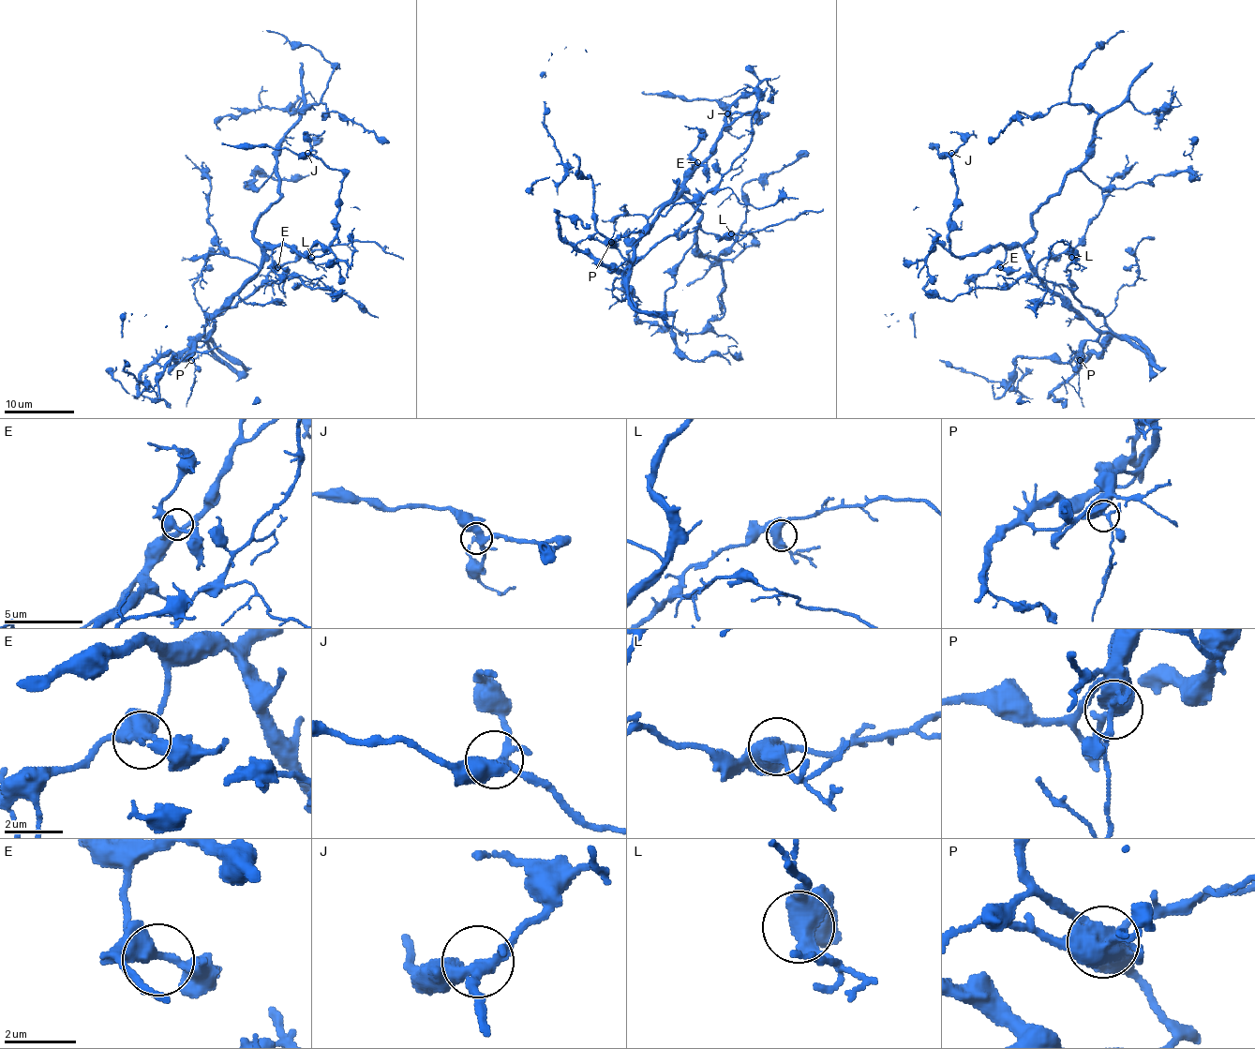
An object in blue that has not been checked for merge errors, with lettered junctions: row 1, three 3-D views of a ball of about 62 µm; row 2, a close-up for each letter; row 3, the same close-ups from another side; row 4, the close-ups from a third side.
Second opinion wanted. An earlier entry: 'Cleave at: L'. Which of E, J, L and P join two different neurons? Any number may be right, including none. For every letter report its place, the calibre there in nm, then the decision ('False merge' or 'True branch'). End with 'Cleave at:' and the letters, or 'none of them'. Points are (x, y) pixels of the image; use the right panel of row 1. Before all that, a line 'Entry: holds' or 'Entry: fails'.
Entry: fails
E: Place: (1000, 267). Thickness 340 nm. True branch
J: Place: (951, 153). Thickness 360 nm. True branch
L: Place: (1071, 257). Thickness 480 nm. True branch
P: Place: (1080, 360). Thickness 440 nm. True branch
Cleave at: none of them

